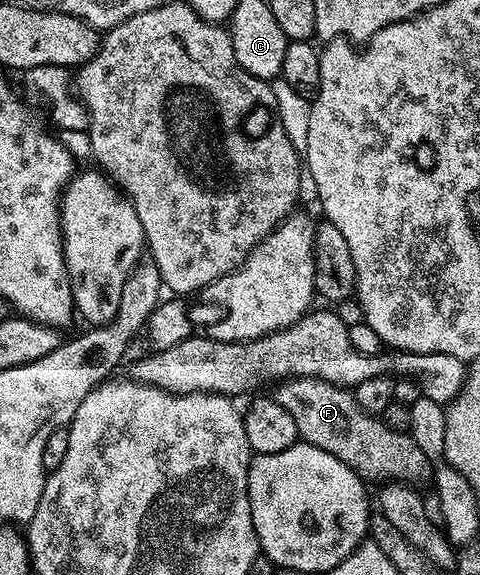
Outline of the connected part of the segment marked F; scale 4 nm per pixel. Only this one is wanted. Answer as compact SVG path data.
M286 377L271 396L295 419L297 436L304 444L314 445L347 463L366 482L403 481L418 483L430 476L431 463L409 433L391 431L354 399L346 386L327 383L318 377Z

